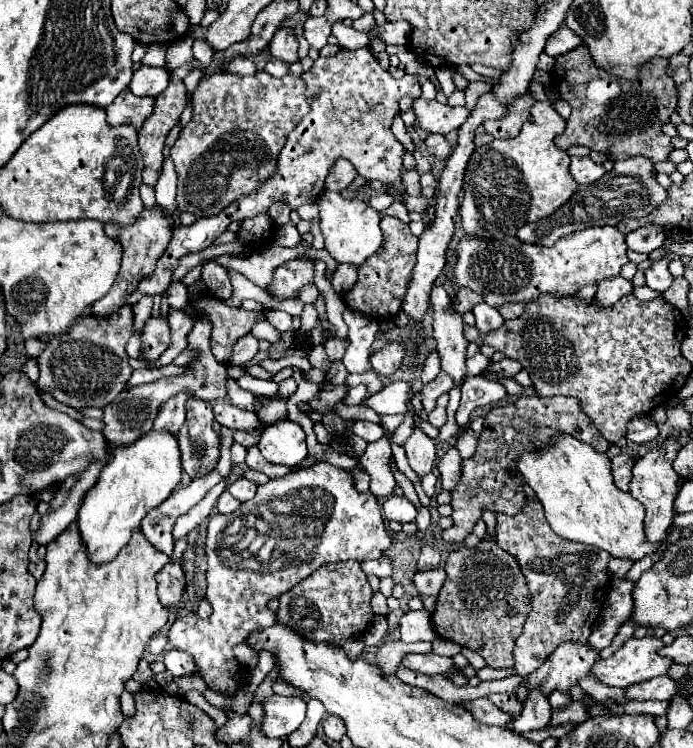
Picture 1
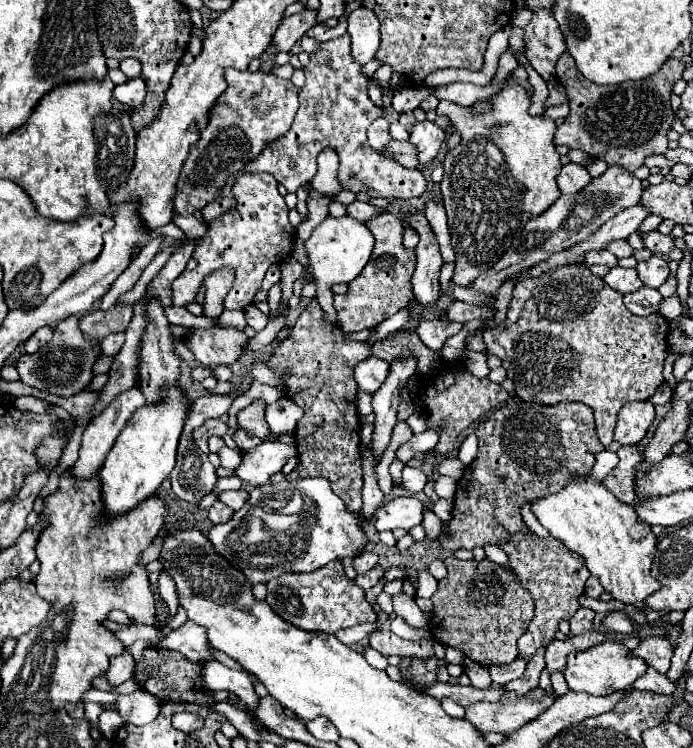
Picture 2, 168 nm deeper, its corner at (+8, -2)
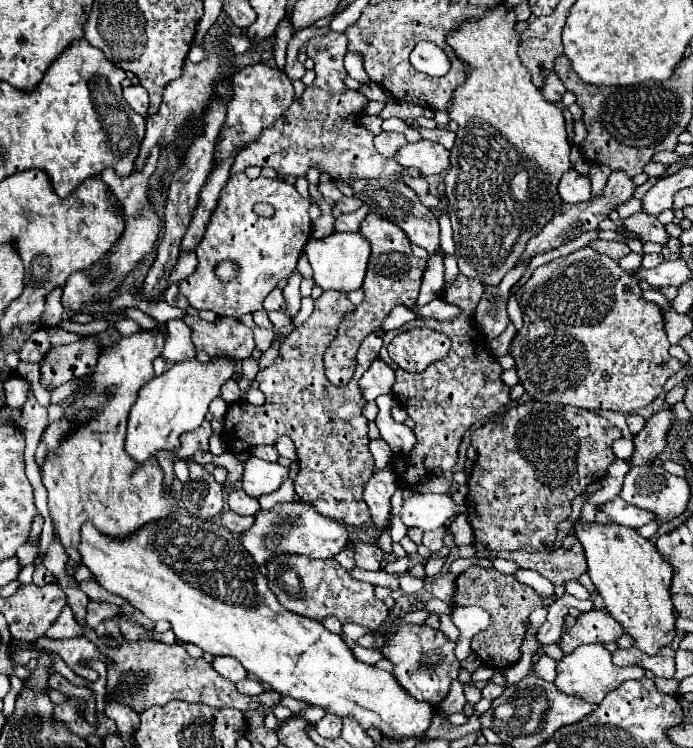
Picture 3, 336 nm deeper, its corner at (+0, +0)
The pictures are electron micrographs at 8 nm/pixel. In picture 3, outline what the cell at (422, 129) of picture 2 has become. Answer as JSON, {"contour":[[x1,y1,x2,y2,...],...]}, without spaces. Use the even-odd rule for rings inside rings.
{"contour":[[420,140,416,144,402,146,402,150,398,150,394,160,400,166,420,170,420,176,426,178,426,176,446,172,450,166,448,156,450,156,450,152,442,144,430,142,430,140]]}

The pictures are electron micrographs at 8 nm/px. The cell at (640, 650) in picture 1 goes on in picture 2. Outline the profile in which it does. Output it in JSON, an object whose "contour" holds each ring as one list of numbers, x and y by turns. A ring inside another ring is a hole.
{"contour":[[606,640,606,642,598,644,596,648,570,654,564,678,570,686,570,690,574,690,574,692,606,696,606,694,612,694,616,690,624,690,624,688,632,686,634,680,646,672,646,668,648,668,648,664,644,660,630,656,630,650,622,642]]}

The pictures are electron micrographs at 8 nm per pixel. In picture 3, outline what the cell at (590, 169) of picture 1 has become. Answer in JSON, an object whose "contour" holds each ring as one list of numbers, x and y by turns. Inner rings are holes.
{"contour":[[568,170,558,184,558,192,566,204,586,202,590,200,590,180,576,170]]}

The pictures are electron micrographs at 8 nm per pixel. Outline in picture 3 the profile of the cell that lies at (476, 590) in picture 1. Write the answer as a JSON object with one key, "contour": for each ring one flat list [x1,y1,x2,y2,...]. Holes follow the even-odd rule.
{"contour":[[472,566,456,580,456,606,482,606,490,614,490,626,472,638,472,652,482,658,488,668,508,668,520,658,520,644,524,636,522,622,532,610,548,606,554,598,542,598,534,588,516,580,516,576,502,574,498,570,484,570]]}

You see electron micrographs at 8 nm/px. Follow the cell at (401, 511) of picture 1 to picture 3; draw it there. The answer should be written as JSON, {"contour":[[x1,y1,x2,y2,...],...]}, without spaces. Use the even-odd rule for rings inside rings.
{"contour":[[414,494,404,500,400,518,406,526,420,530,436,530,448,526,458,514,464,514,464,504,458,504,448,494]]}

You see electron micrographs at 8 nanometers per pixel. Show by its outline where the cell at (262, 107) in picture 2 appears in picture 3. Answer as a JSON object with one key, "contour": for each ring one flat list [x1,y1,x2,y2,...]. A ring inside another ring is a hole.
{"contour":[[264,62,246,66,240,72,236,72,232,78,232,86,234,86,234,98,228,102,228,116,216,144,214,162,220,162,220,158,228,158,240,152,246,142,258,138,262,128,272,126,294,100,294,88,290,78,282,70,270,68]]}

